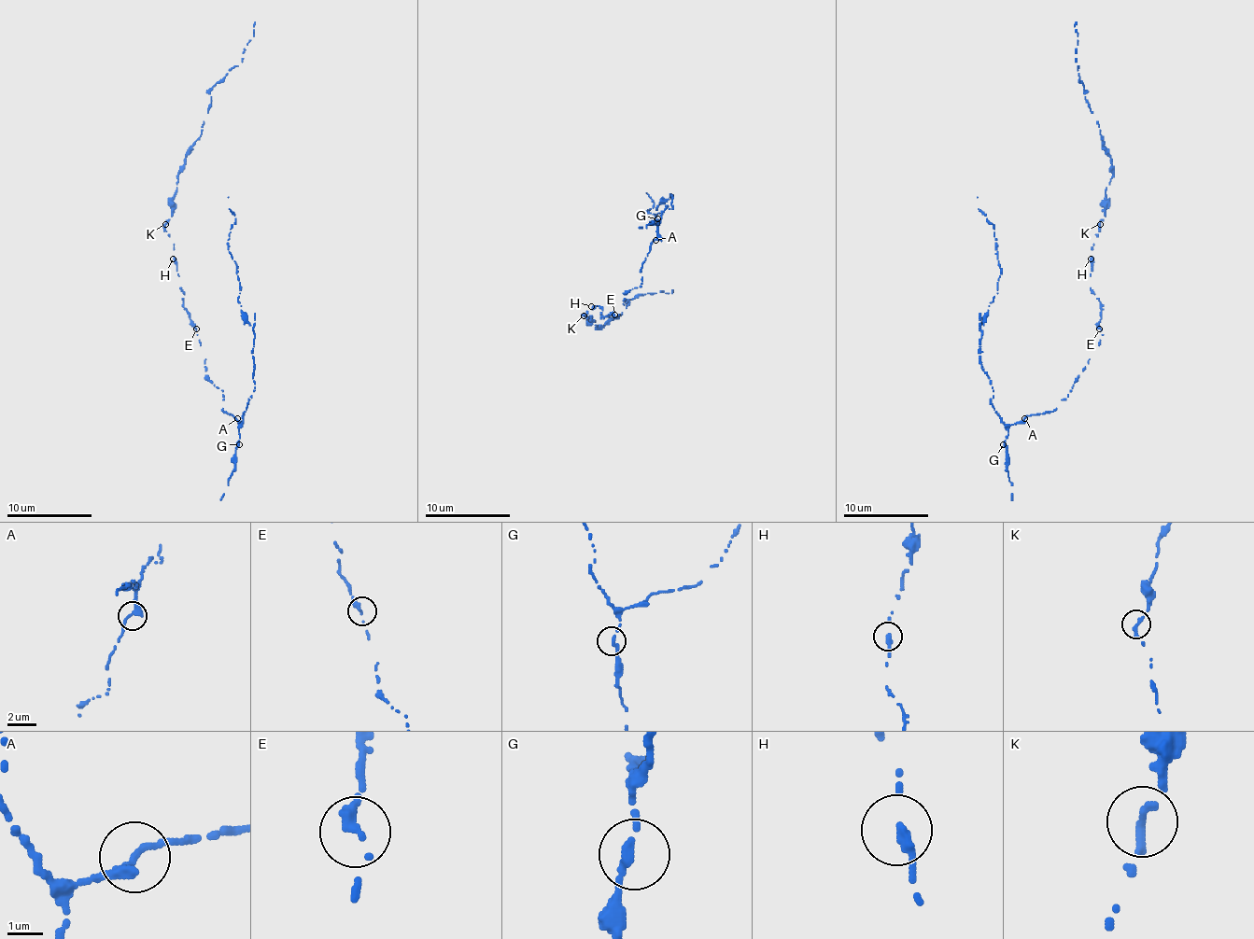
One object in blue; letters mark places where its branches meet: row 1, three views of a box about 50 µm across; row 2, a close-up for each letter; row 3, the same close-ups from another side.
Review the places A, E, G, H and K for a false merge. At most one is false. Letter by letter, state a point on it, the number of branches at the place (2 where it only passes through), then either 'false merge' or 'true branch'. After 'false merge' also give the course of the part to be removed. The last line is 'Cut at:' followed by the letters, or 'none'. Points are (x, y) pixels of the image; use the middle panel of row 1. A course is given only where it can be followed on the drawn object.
A: place (655, 240); branches 2; true branch
E: place (614, 315); branches 1; true branch
G: place (657, 218); branches 1; true branch
H: place (591, 306); branches 1; true branch
K: place (584, 315); branches 1; false merge; course (583, 315), (596, 321), (596, 328), (602, 328), (629, 304), (627, 300), (659, 291), (672, 291)
Cut at: K

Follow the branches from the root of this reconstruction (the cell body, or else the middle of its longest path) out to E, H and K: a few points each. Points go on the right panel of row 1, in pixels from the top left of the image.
E: (1099, 345), (1099, 329)
H: (1099, 345), (1102, 307), (1091, 288), (1091, 259)
K: (1099, 345), (1102, 307), (1091, 288), (1091, 247), (1097, 237), (1099, 224)

